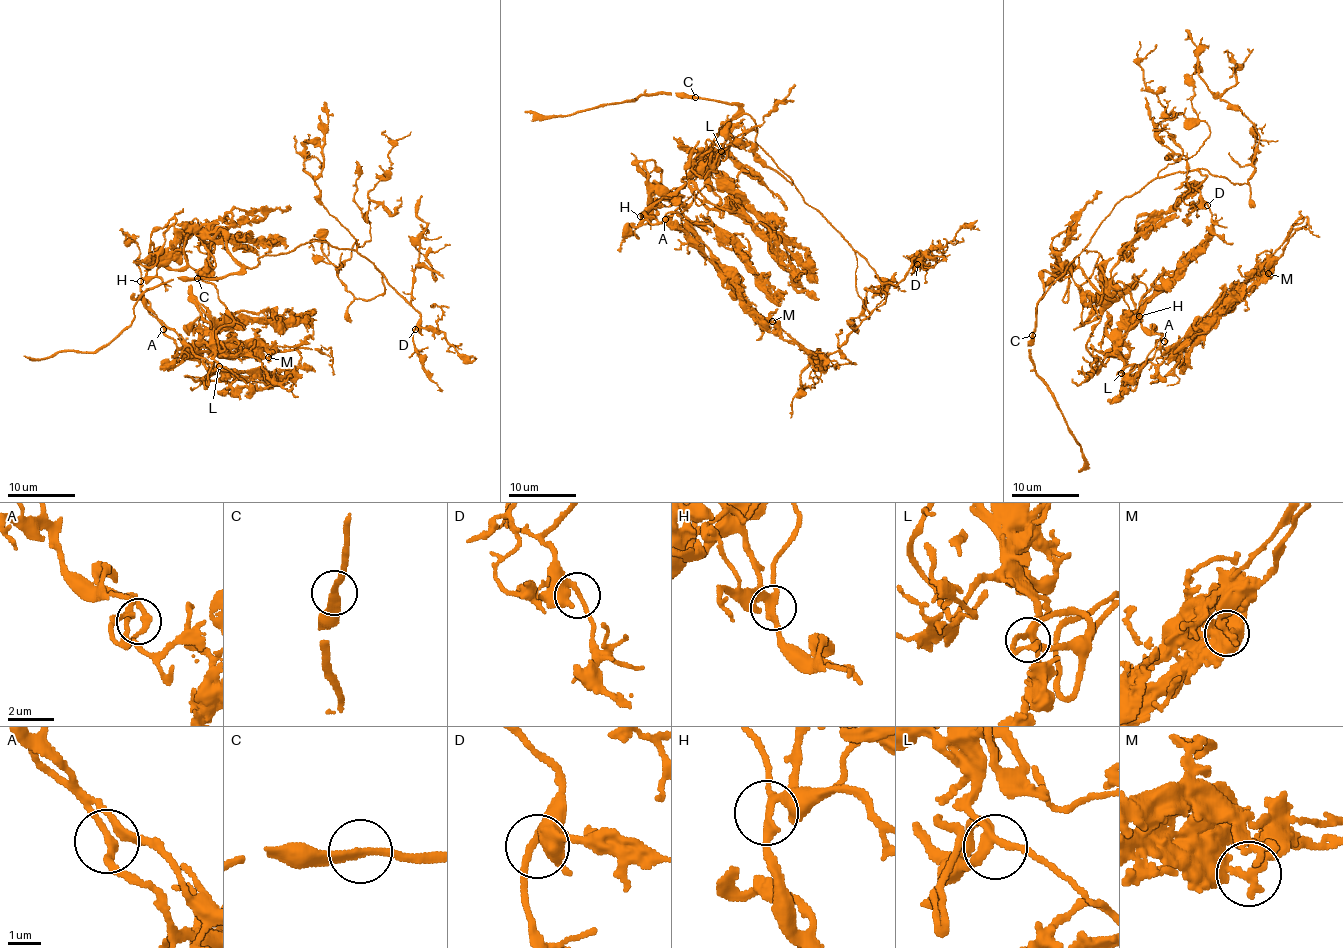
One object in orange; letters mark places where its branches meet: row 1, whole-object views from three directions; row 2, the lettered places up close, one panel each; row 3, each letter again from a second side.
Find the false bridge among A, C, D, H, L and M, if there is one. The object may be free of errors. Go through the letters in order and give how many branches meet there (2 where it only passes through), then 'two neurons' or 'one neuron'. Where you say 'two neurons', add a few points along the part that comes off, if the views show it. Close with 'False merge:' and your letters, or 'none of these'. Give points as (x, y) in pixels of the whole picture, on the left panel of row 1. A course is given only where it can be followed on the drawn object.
A: 2 | one neuron
C: 2 | one neuron
D: 2 | one neuron
H: 3 | one neuron
L: 3 | one neuron
M: 2 | one neuron
False merge: none of these

